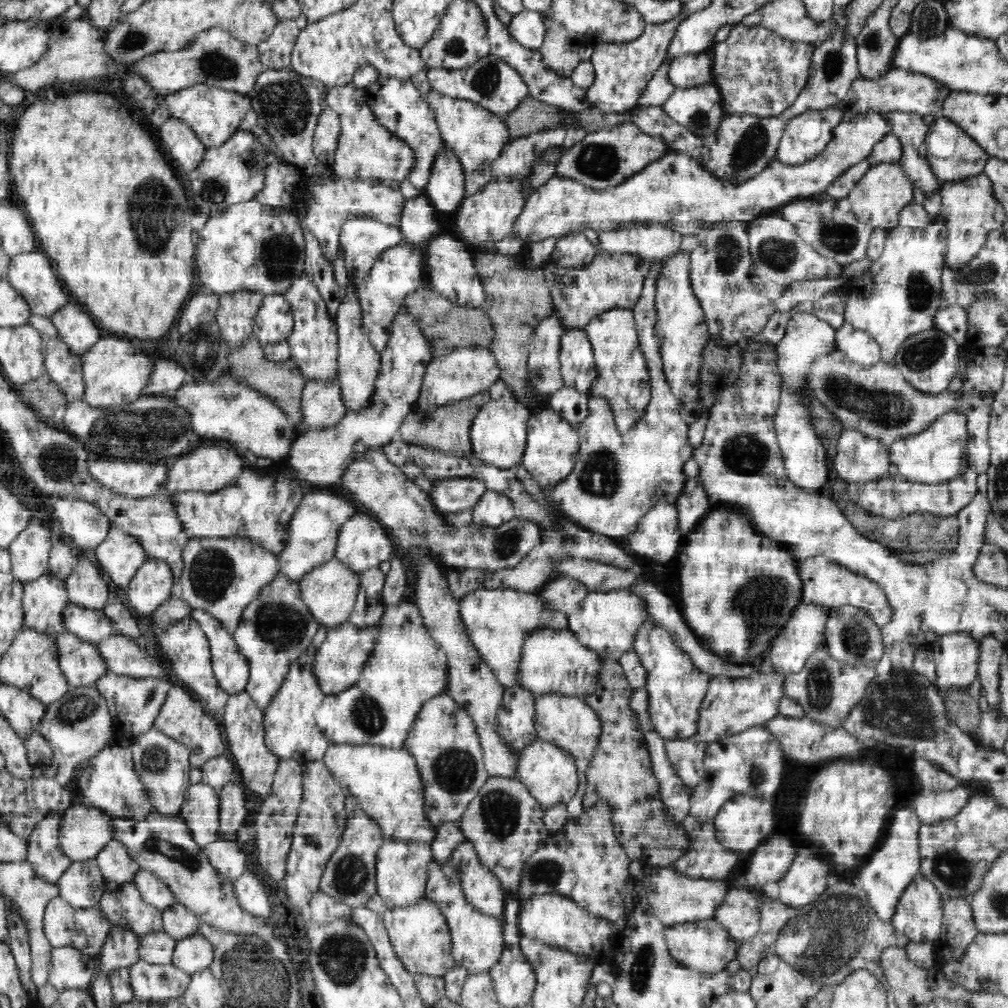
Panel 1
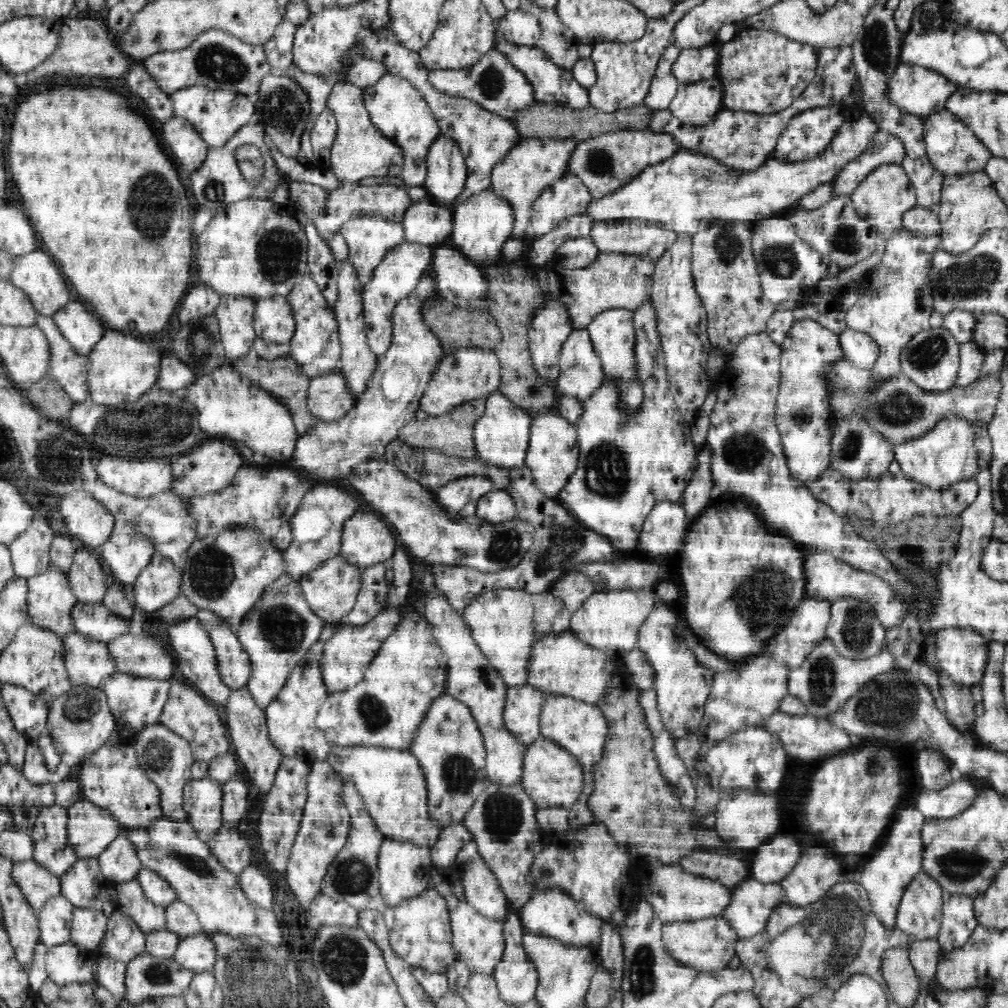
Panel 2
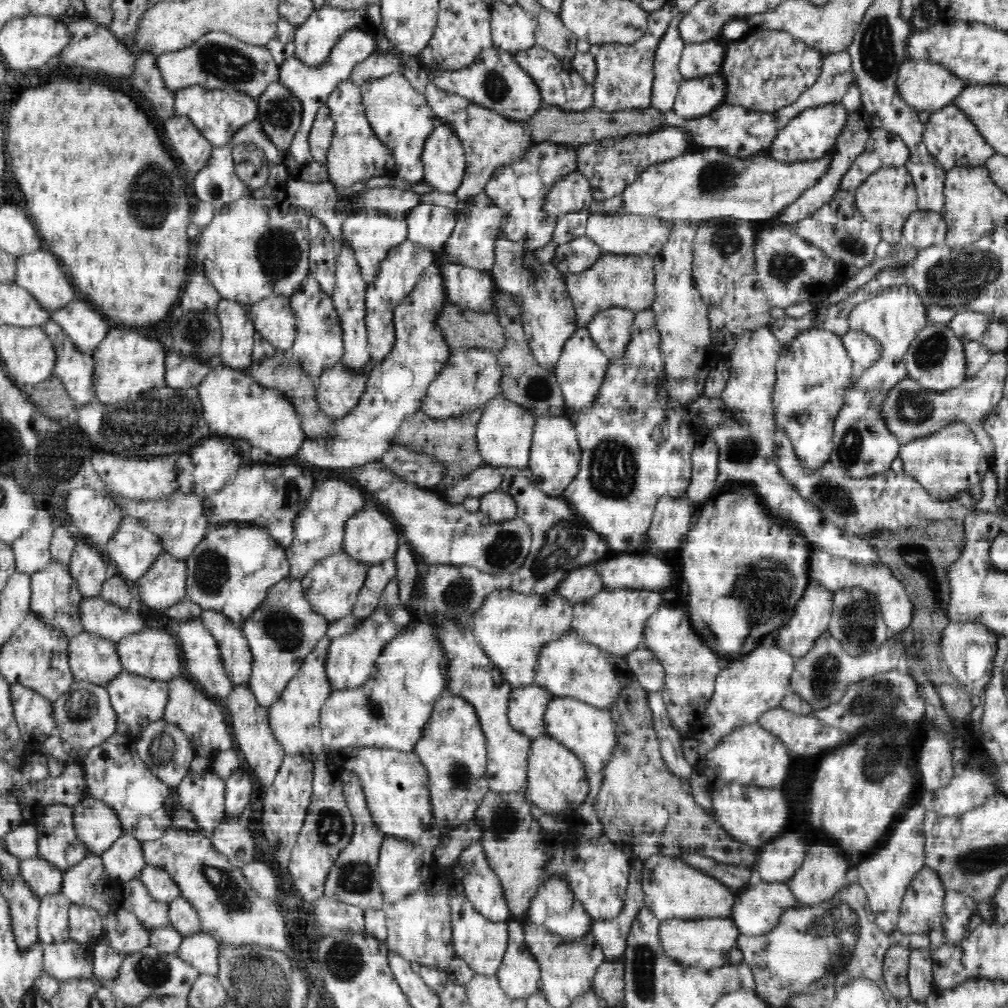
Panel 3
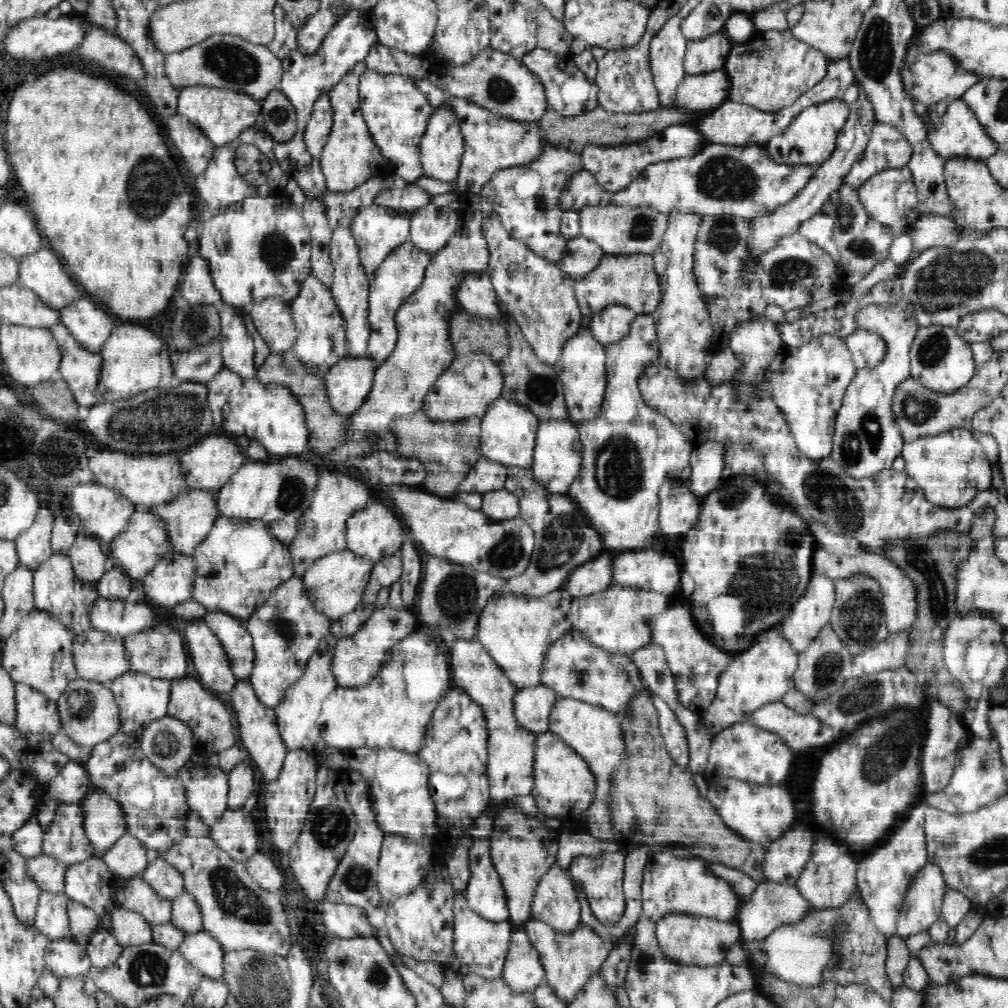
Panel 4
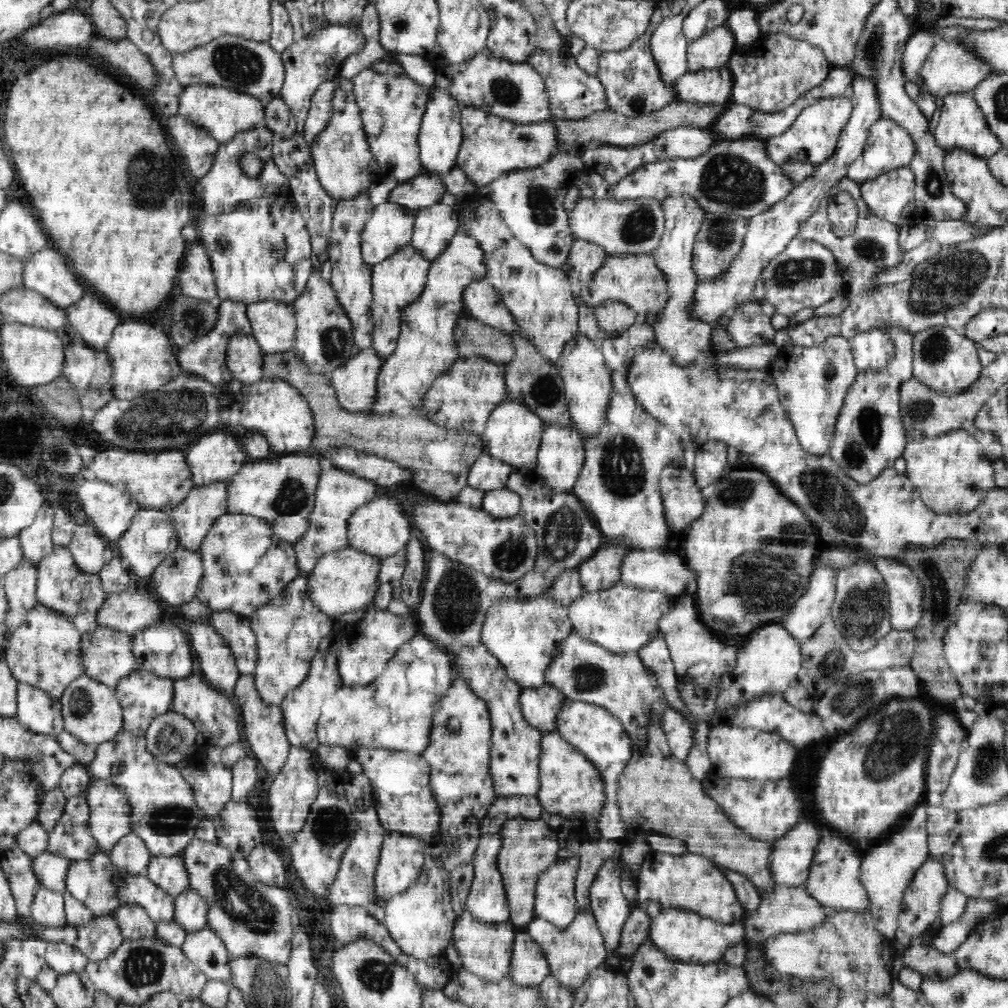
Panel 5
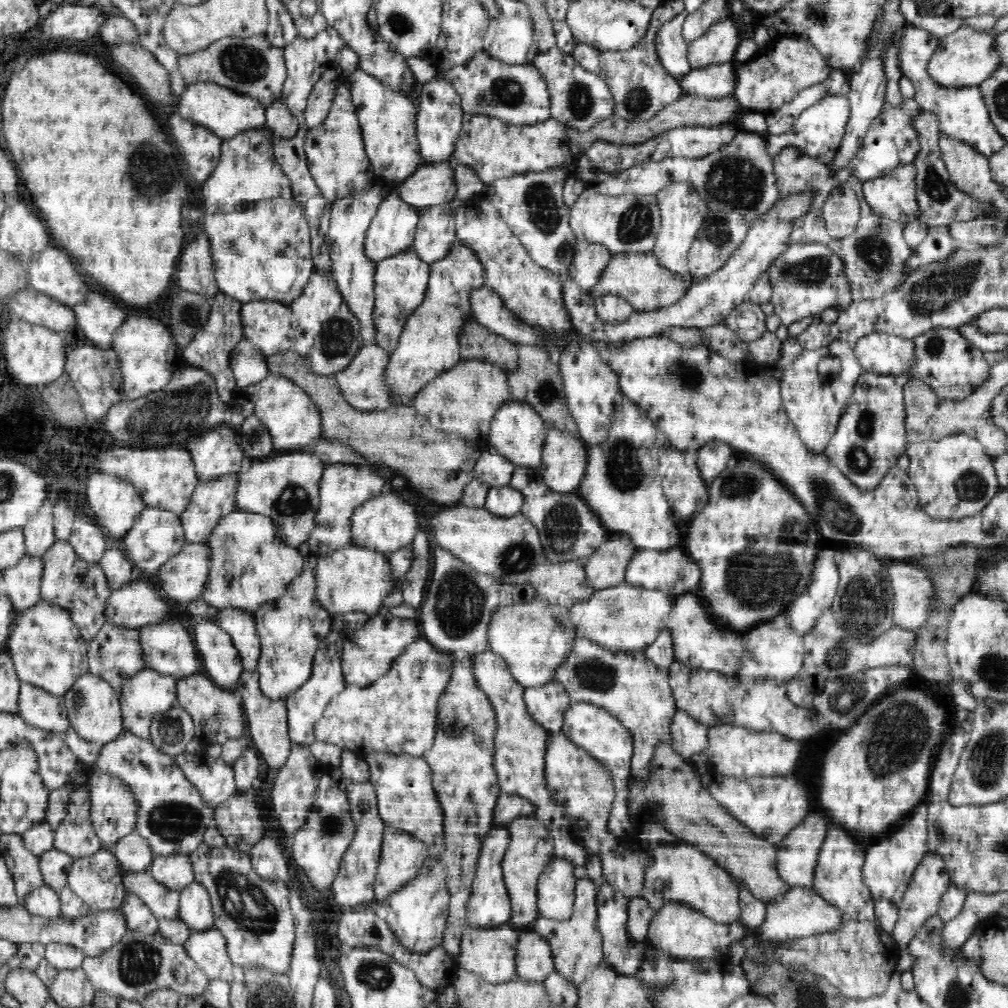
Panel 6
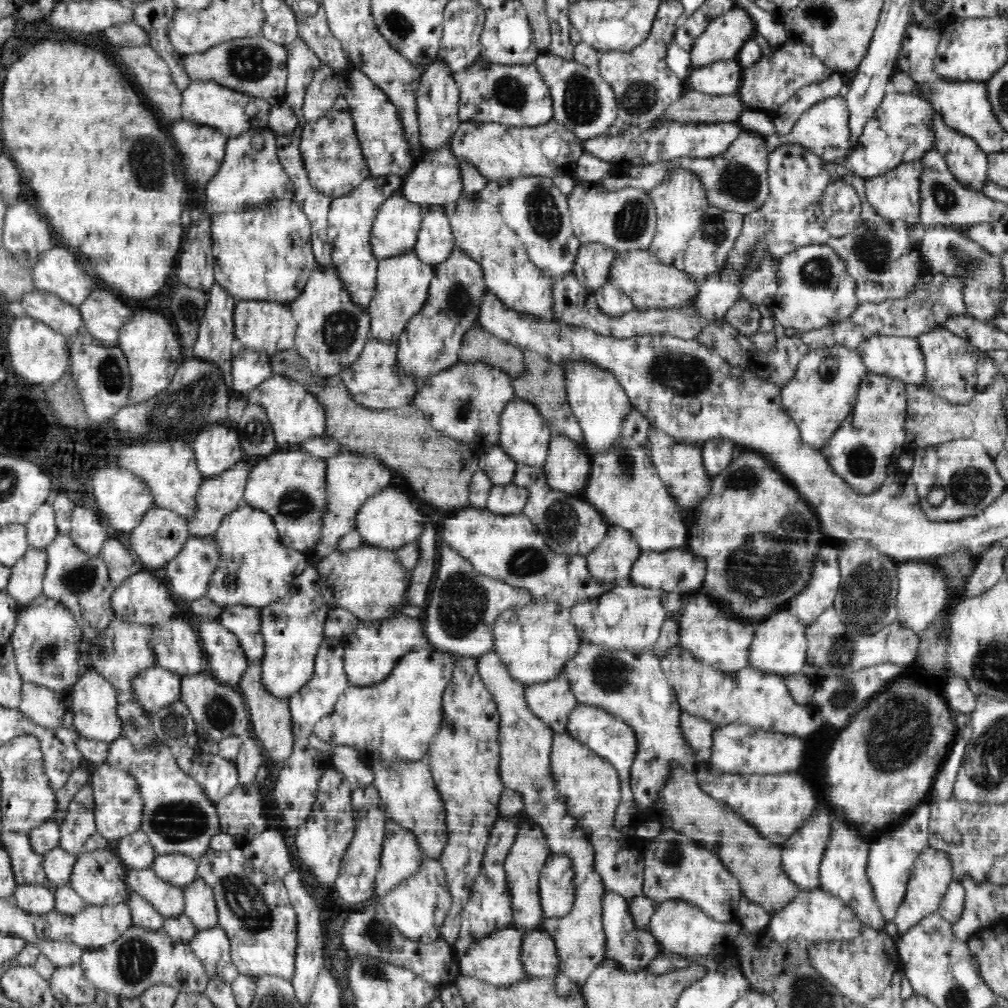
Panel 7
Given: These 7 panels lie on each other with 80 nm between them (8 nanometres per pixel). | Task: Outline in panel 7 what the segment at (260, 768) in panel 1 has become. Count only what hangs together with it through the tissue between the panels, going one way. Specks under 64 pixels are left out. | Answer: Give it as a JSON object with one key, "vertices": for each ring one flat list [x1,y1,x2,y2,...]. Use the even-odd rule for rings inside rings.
{"vertices":[[250,665,247,672,242,676,239,692,242,692,243,699,246,700,247,710,250,710,250,718,252,720,252,728,256,738,262,744,266,754,272,760,285,761,294,748,295,736,293,734,292,713,290,710,289,699,273,697,263,685,261,681,261,666]]}

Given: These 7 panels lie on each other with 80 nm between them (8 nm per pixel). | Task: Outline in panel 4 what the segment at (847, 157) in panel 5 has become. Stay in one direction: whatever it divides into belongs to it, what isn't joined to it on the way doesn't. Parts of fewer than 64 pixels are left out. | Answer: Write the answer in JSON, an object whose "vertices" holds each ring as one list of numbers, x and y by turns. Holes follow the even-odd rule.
{"vertices":[[859,84,858,98,849,104,849,107,848,121,844,124,842,131,838,133,834,153,823,164,816,166,816,174,813,174,809,182,796,194,796,197,764,217,750,219,751,234,748,236,748,262,744,266,747,274,749,274,750,269,755,272,758,264,760,264,761,254,766,254,773,247,778,246,779,240,786,235,798,233,801,224,806,219,812,218,814,214,818,213,826,205,831,195,836,193,844,184,851,166,864,155,873,127,877,121,873,105,868,101,865,90]]}

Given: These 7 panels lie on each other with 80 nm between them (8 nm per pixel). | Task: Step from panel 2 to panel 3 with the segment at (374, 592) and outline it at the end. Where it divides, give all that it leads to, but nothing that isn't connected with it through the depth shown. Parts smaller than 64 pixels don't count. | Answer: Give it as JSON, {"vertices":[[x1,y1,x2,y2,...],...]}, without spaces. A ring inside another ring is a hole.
{"vertices":[[394,558,370,565,353,610,354,616,358,617,360,622,376,611,384,587,393,578,397,578,397,564]]}

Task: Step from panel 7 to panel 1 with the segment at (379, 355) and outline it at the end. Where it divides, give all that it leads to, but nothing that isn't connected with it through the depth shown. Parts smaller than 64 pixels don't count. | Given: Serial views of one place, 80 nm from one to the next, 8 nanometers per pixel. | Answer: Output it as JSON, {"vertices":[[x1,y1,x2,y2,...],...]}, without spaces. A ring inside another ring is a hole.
{"vertices":[[337,379,331,381,306,381,301,394,302,420,296,430,320,429,334,426,348,412]]}

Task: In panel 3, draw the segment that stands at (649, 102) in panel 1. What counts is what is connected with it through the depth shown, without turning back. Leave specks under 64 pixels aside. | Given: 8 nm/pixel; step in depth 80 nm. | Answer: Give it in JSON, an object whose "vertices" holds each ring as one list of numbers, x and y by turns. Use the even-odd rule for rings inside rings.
{"vertices":[[684,10,672,18,654,50,651,106,664,114,673,111,676,95,685,79,679,71,679,62,686,44,681,38,679,24,687,12]]}

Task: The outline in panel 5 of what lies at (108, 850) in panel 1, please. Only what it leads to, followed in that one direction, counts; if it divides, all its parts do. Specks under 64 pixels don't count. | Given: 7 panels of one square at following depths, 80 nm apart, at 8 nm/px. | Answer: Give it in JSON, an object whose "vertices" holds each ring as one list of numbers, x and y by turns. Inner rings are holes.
{"vertices":[[136,833,123,836,109,852,109,860,122,874,146,873,152,854]]}

